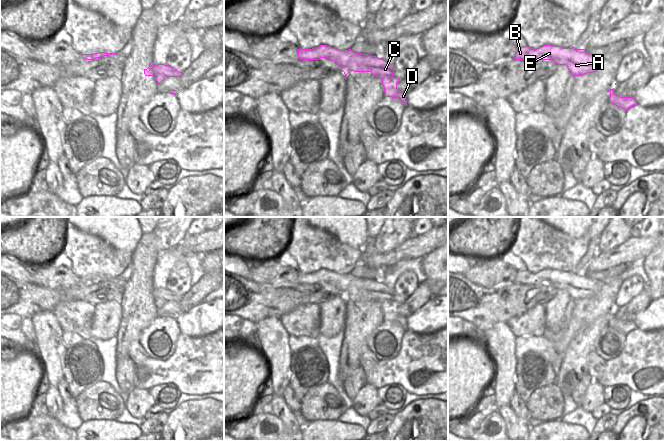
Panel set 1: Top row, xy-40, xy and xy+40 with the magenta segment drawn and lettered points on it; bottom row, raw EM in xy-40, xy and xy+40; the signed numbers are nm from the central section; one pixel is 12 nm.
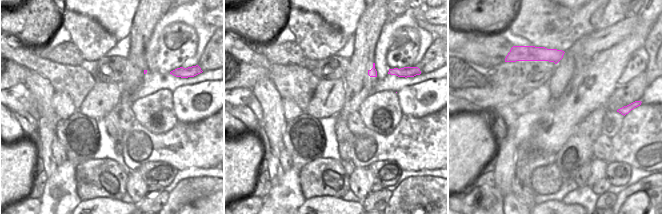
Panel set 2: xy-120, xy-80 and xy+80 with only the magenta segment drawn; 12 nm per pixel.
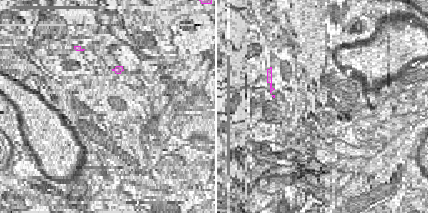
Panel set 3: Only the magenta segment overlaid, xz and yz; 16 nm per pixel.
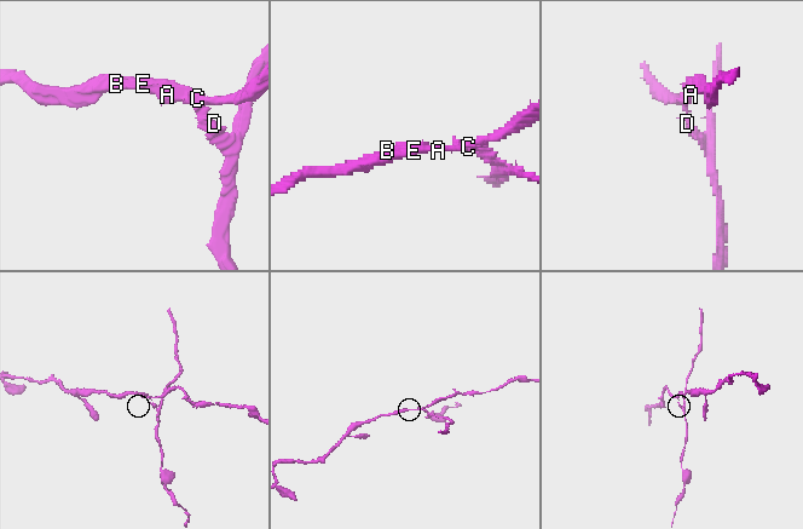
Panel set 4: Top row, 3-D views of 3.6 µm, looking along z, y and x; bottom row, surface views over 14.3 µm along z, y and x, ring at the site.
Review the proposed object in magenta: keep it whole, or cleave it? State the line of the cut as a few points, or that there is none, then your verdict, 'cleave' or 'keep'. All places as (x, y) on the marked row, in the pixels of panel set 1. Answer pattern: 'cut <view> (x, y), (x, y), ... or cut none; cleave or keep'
cut xy (392, 76), (387, 76), (382, 82); cleave

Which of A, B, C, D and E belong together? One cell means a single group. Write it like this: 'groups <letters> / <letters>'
groups A B C E / D

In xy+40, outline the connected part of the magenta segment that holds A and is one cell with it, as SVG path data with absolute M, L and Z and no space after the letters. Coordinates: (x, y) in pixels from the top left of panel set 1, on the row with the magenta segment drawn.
M544 45L536 49L518 46L514 58L516 60L552 60L557 65L566 65L572 76L596 72L604 59L584 49L562 48L554 45Z

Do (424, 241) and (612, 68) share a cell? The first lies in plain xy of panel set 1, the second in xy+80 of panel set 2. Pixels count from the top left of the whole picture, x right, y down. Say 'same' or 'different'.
different

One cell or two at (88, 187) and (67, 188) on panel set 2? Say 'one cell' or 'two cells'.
two cells

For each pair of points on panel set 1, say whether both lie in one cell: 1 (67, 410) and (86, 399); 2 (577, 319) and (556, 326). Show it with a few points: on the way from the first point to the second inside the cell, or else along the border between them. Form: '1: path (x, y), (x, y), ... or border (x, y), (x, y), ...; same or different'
1: border (74, 401), (77, 413), (83, 421); different
2: border (564, 327), (557, 332), (550, 332), (546, 329); different

